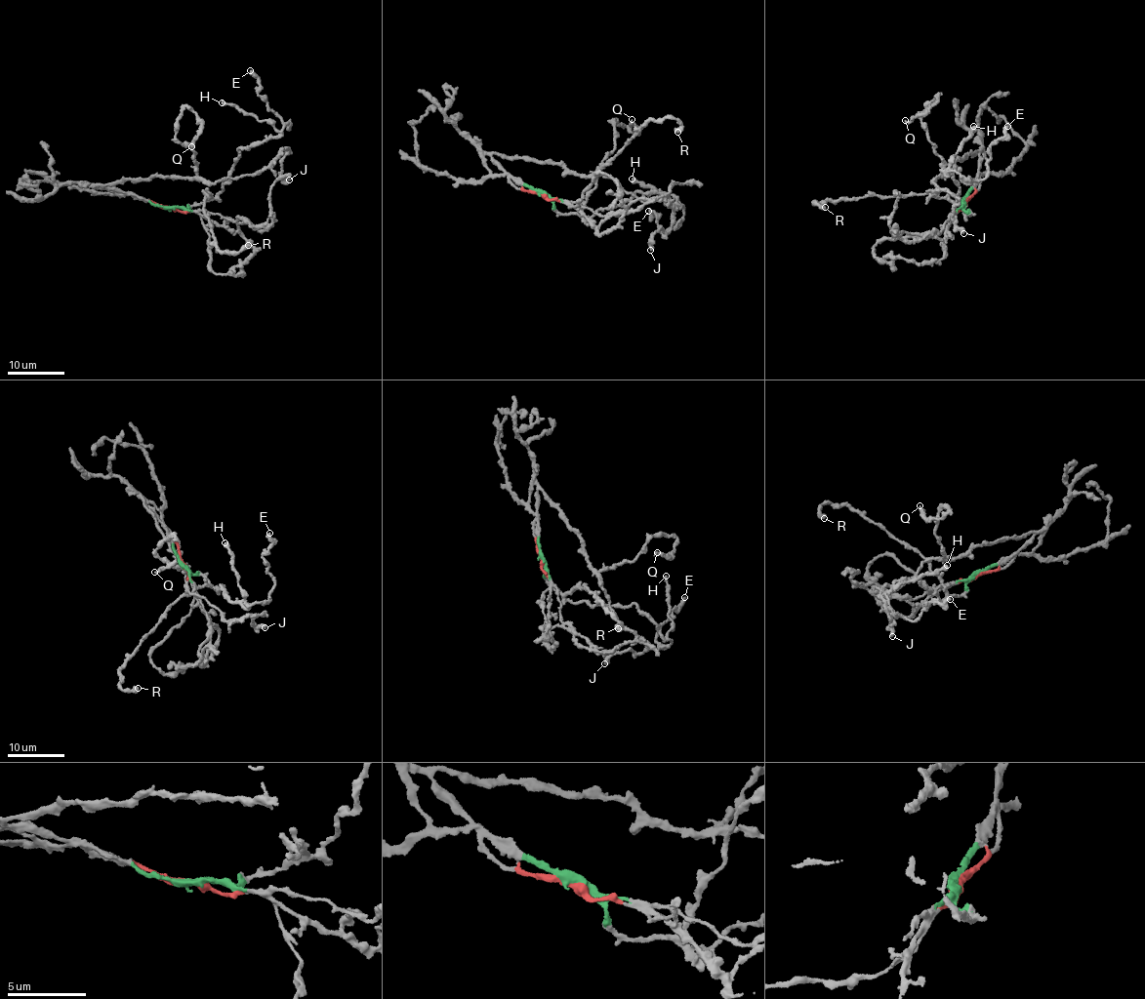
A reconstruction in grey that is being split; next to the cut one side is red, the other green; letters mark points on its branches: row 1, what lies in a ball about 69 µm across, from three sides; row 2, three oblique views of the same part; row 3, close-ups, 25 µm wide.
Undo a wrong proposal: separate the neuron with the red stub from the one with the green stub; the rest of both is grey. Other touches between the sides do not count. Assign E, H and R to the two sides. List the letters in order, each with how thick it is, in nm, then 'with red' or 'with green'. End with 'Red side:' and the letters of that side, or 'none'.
E: 400 nm | with green
H: 480 nm | with green
R: 600 nm | with green
Red side: none

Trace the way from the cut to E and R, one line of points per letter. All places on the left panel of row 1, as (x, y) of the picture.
E: (170, 208), (208, 202), (228, 181), (238, 148), (272, 139), (289, 125), (259, 95), (250, 70)
R: (170, 208), (200, 205), (209, 194), (203, 201), (202, 209), (219, 251), (238, 253), (248, 245)

